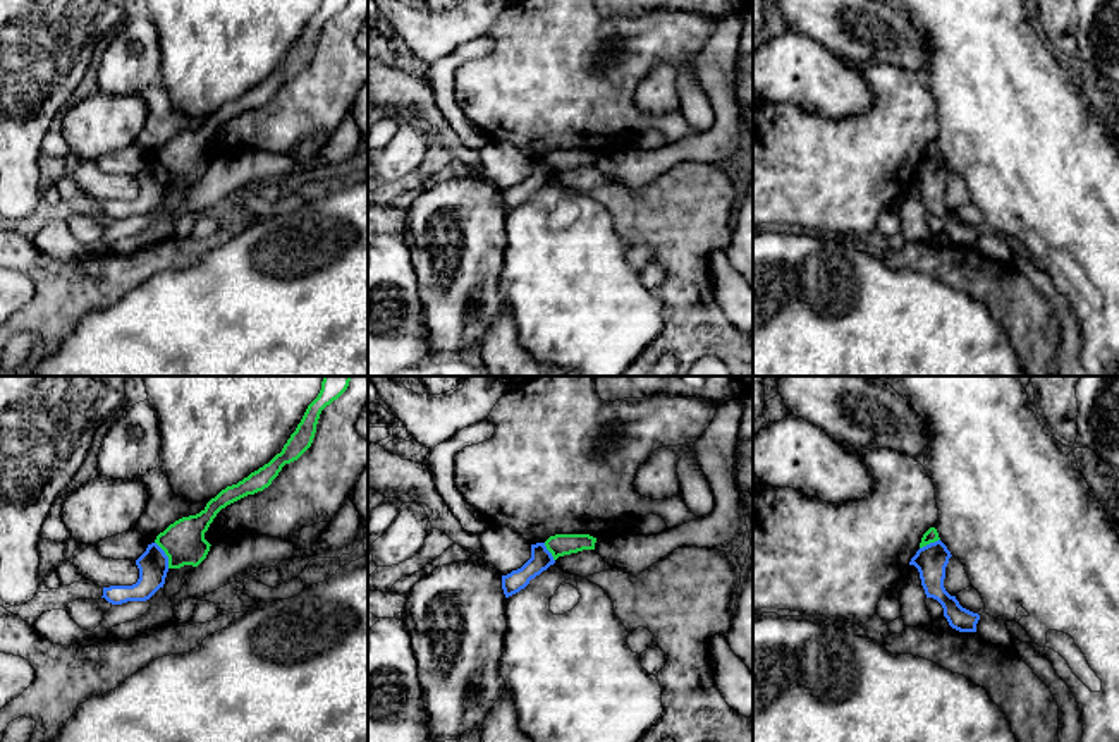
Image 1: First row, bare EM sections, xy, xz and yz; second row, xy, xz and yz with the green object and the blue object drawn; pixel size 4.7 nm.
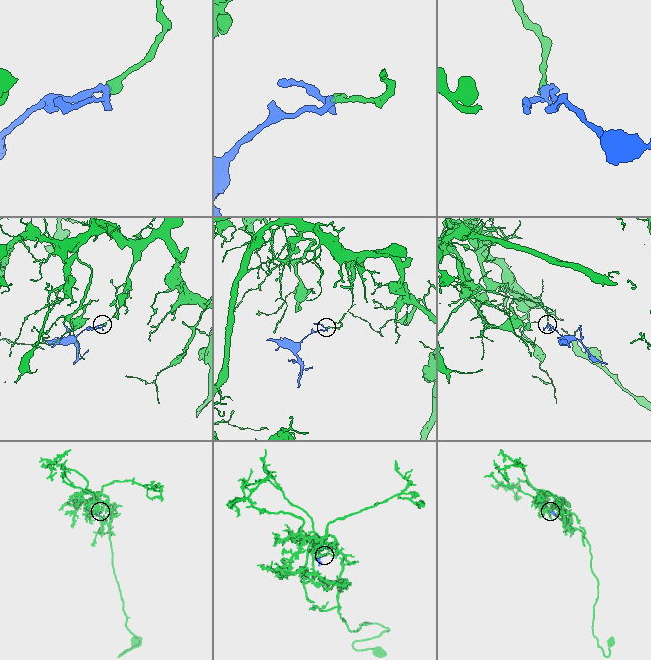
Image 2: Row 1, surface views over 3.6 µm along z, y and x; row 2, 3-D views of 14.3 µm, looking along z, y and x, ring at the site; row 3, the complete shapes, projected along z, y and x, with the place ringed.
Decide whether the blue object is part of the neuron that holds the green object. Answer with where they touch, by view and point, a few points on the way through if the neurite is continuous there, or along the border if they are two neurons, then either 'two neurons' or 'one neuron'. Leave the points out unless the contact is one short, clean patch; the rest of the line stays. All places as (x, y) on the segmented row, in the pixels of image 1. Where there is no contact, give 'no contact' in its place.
meets green in xy at (165, 553); border along xy (155, 541), (167, 557), (169, 567); two neurons

